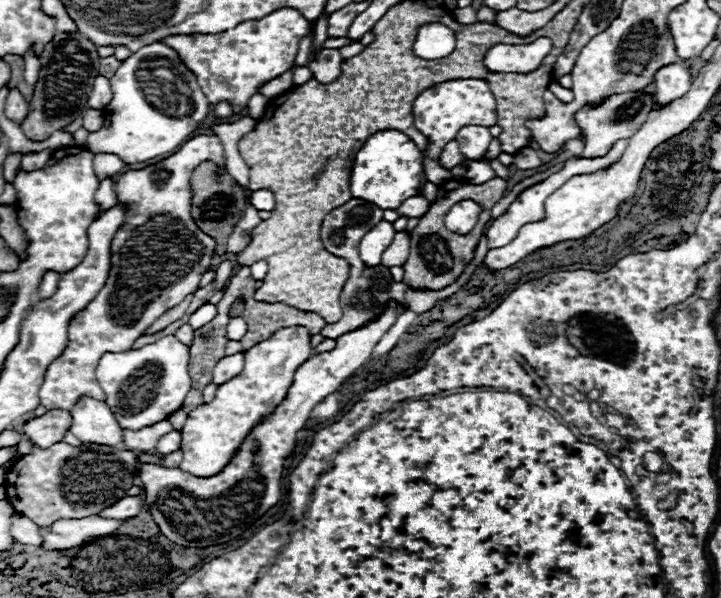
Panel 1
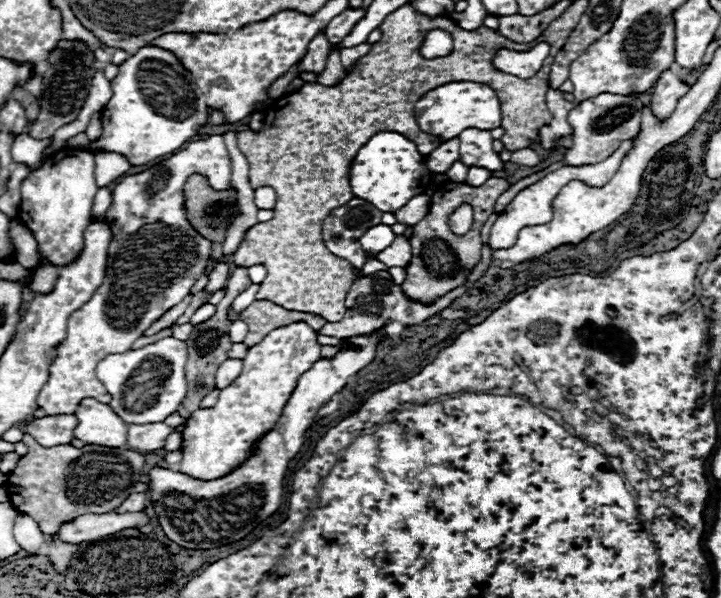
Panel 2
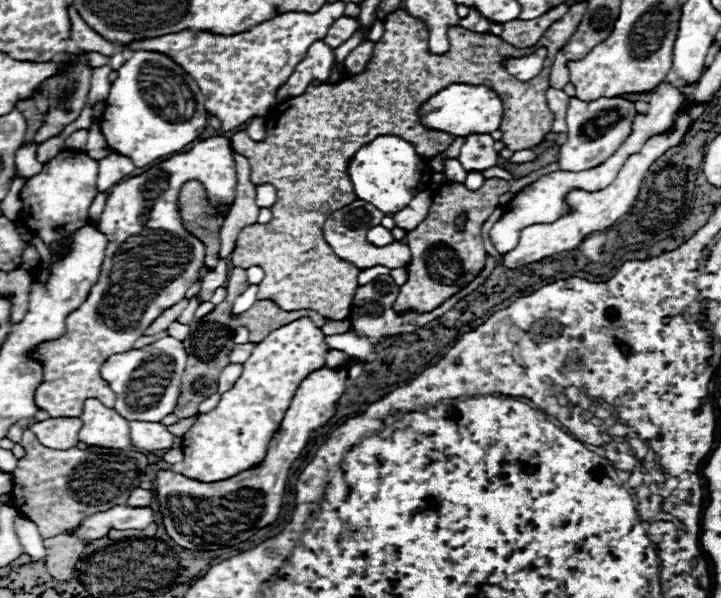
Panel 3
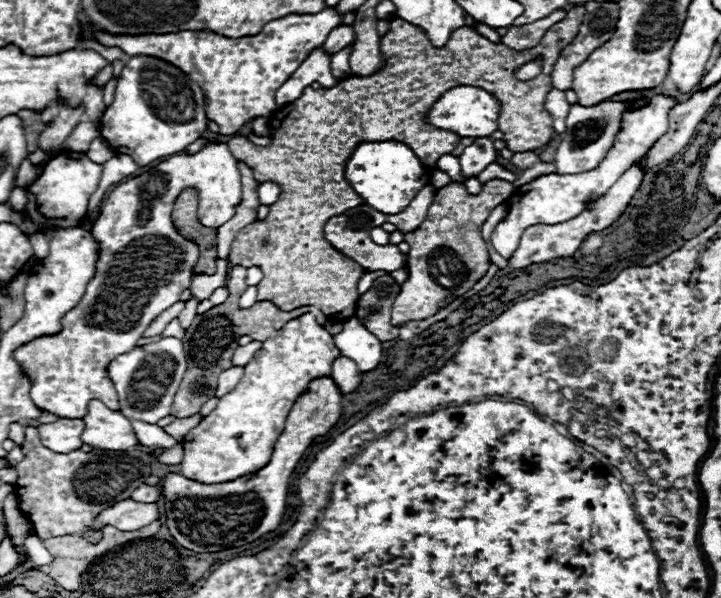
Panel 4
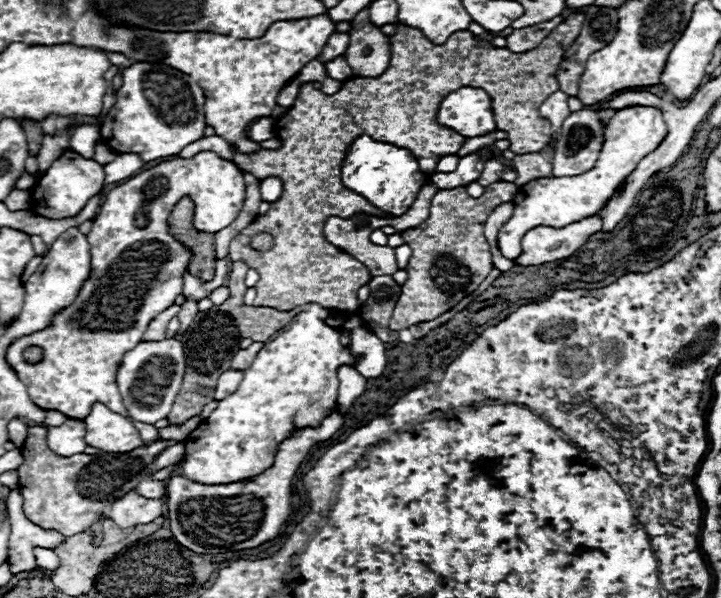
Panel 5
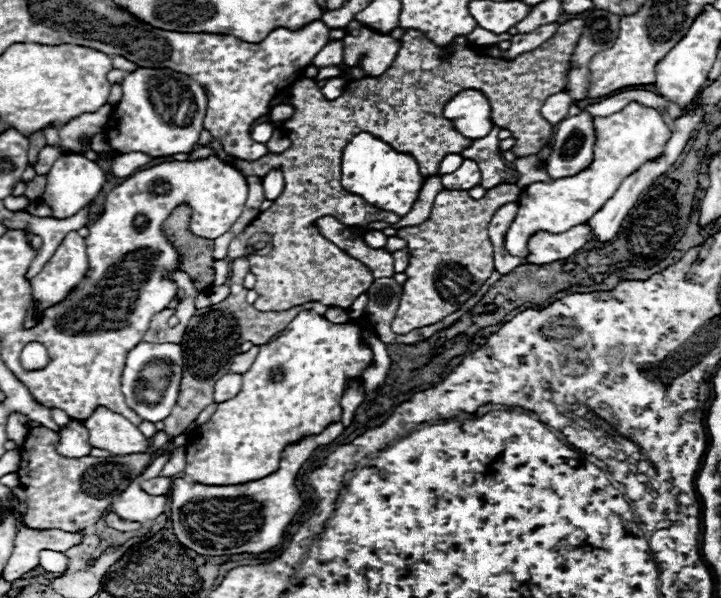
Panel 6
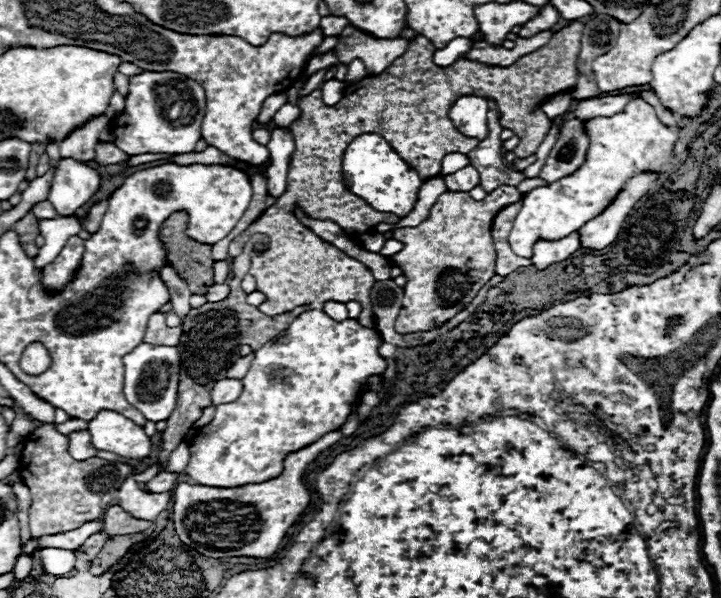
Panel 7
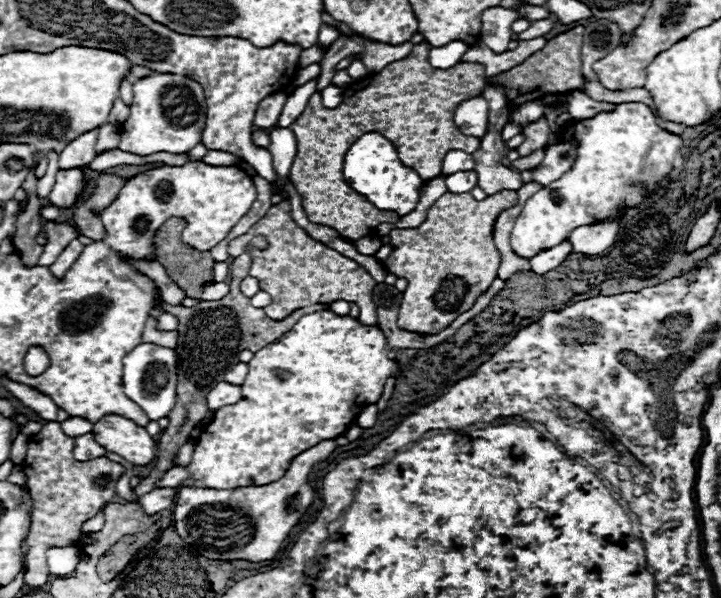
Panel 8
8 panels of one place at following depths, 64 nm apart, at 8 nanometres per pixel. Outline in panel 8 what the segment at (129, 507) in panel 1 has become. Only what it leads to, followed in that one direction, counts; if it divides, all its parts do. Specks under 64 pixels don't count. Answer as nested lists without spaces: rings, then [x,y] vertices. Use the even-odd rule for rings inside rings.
[[[174,466],[156,482],[156,488],[178,488],[182,484],[182,480],[186,480],[186,478],[190,478],[188,470]]]

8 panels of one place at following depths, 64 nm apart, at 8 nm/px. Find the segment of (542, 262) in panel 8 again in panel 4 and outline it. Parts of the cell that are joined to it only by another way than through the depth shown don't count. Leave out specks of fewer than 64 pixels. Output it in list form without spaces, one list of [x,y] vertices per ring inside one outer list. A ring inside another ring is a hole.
[[[638,160],[614,182],[614,188],[610,188],[606,194],[602,194],[598,200],[594,200],[588,208],[584,208],[584,212],[580,216],[570,218],[566,222],[560,222],[560,224],[554,224],[554,226],[552,224],[536,224],[536,226],[526,228],[522,238],[520,238],[518,250],[508,258],[508,266],[526,268],[530,264],[538,264],[538,262],[546,262],[546,260],[552,260],[552,258],[562,258],[562,256],[574,254],[588,234],[608,228],[612,222],[618,220],[618,216],[624,214],[632,196],[638,192],[642,178],[644,178],[644,172],[642,172],[640,160]]]

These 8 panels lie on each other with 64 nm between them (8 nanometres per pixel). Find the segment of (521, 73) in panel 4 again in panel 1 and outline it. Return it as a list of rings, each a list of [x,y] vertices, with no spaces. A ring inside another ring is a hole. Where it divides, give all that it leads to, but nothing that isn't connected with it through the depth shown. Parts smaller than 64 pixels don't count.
[[[536,38],[530,44],[494,44],[486,56],[488,72],[530,72],[538,68],[540,60],[550,52],[548,38]]]

